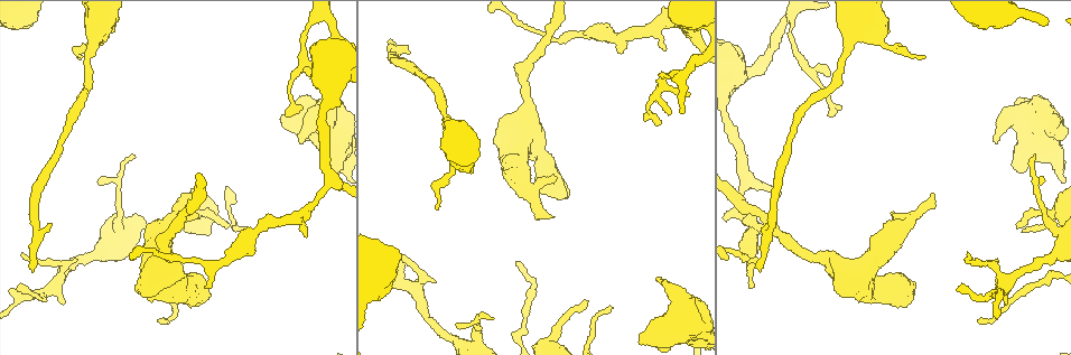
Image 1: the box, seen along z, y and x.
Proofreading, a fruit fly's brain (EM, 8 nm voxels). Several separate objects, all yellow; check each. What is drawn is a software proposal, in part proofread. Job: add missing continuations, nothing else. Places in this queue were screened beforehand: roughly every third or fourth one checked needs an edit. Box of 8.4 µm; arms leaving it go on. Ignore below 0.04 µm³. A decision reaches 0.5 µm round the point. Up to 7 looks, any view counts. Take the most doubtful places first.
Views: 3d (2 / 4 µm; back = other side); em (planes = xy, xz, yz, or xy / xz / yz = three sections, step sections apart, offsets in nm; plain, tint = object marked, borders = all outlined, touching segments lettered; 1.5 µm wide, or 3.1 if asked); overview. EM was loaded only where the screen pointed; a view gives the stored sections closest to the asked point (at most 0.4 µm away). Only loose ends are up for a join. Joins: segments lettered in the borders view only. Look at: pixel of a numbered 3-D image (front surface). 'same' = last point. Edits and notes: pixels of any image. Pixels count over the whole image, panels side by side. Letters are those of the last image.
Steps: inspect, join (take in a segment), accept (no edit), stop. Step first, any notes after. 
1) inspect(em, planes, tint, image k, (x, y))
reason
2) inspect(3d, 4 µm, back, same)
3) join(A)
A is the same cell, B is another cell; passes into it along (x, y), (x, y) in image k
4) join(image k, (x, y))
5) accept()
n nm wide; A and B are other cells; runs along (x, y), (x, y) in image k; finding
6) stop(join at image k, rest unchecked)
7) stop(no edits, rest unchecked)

inspect(em, planes, borders, image 1, (224, 225))
branch stops here

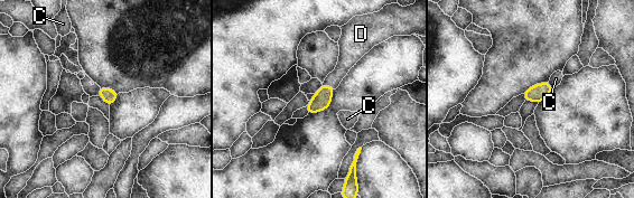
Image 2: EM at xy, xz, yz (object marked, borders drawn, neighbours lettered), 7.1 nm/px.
join(D)
100 nm wide; D is the same cell, C is another cell; passes into it along (322, 100), (328, 86), (347, 58) in image 2; the cell continues

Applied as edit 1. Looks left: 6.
inspect(overview)
redraw

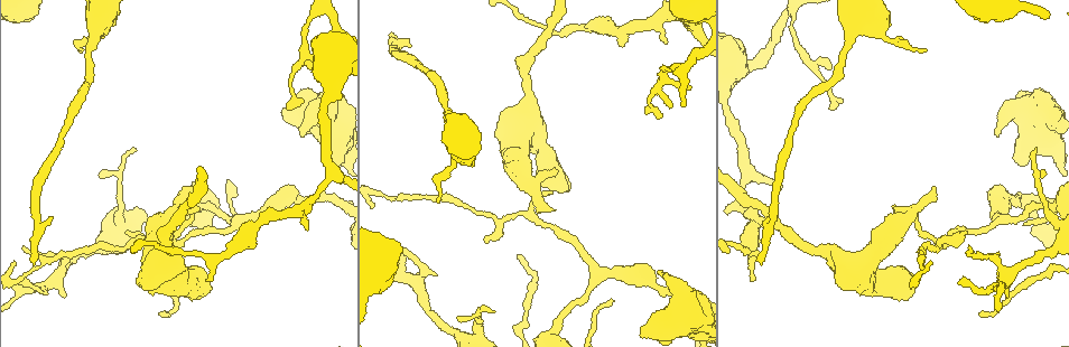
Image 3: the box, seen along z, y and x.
inspect(3d, 4 µm, image 3, (658, 270))
branch stops here

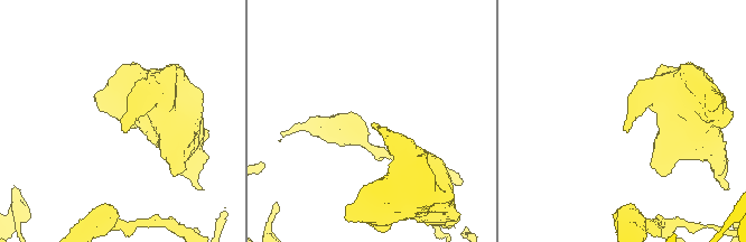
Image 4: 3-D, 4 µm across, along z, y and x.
inspect(em, planes, tint, image 4, (126, 130))
need the tissue

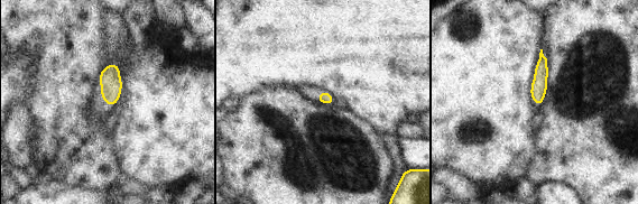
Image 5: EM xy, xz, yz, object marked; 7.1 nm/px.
inspect(em, planes, borders, same)

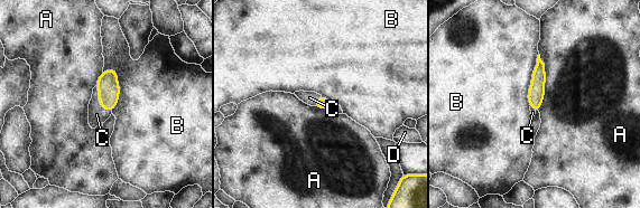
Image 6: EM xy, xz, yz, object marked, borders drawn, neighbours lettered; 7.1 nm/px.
join(C)
C is the same cell, A, B and D are other cells; it goes on there

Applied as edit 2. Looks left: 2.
inspect(3d, 2 µm, image 3, (760, 263))
end of a long branch

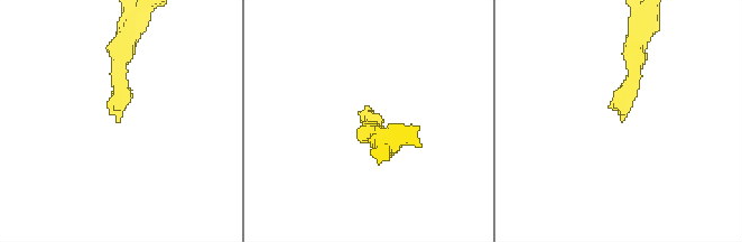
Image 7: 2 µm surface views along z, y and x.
inspect(em, yz, step 4, borders, image 7, (623, 120))
shape alone is not enough

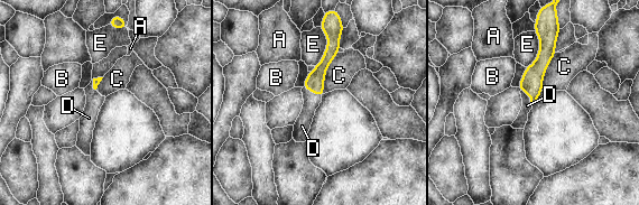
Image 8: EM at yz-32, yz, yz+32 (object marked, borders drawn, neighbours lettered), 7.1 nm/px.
join(D)
D is the same cell, A, B, C and E are other cells; passes into it along (314, 82), (312, 90), (312, 102) in image 8; the cell continues

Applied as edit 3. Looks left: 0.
stop(join at image 2, join at image 6, join at image 8, rest unchecked)

